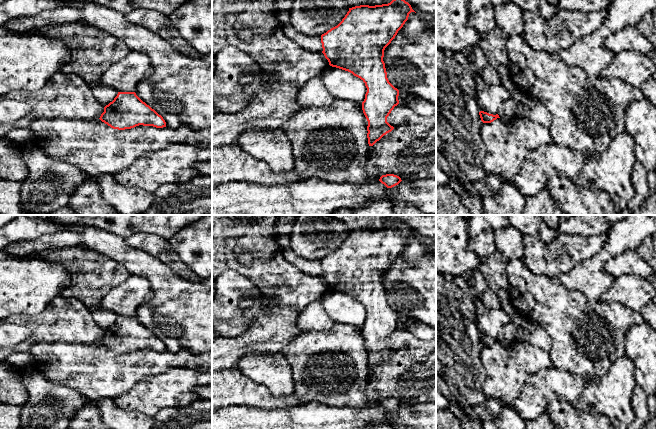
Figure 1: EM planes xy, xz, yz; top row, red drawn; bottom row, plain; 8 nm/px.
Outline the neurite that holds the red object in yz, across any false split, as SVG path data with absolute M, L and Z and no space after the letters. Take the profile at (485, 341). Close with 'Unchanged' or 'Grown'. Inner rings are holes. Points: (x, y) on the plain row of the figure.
M480 335L479 339L480 339L481 345L483 347L491 347L494 344L496 344L497 342L500 342L498 338L493 339L493 338L489 338L487 336L484 336L484 335Z. Unchanged

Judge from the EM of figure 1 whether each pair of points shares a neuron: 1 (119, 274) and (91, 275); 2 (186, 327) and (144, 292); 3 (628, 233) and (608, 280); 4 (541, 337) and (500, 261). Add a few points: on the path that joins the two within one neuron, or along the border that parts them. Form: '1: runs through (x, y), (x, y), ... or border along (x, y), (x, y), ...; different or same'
1: runs through (112, 274), (98, 275); same
2: border along (142, 276), (149, 283), (152, 296), (135, 314); different
3: runs through (616, 243), (598, 261), (598, 269); same
4: runs through (521, 320), (506, 305), (500, 281); same

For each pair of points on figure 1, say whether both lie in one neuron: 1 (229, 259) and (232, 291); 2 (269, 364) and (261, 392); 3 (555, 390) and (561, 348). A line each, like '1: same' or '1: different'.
1: different
2: different
3: different

